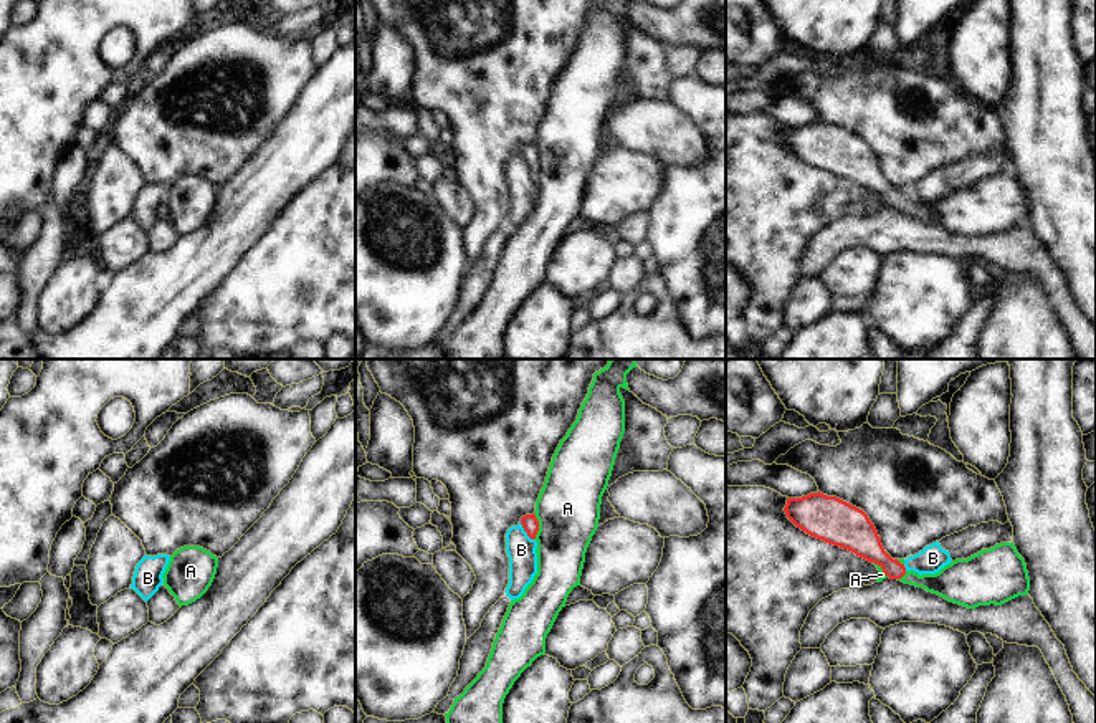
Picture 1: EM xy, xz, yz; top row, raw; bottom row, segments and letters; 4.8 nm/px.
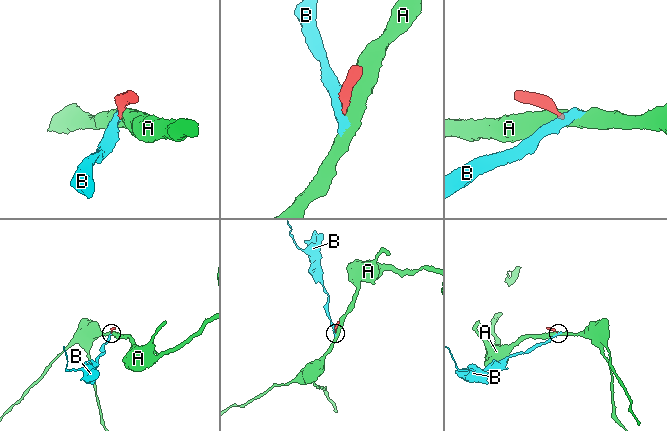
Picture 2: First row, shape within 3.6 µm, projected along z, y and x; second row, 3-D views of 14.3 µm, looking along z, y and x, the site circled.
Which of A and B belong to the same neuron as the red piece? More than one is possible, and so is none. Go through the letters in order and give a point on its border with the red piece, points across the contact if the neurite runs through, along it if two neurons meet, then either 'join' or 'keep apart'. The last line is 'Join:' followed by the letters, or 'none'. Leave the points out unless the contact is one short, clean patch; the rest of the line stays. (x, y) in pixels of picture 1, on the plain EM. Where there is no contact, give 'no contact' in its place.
A: contact xz (538, 156); border xz (533, 143), (538, 151), (536, 167); keep apart
B: contact xz (524, 159); border xz (519, 151), (523, 159), (534, 169); keep apart
Join: none

